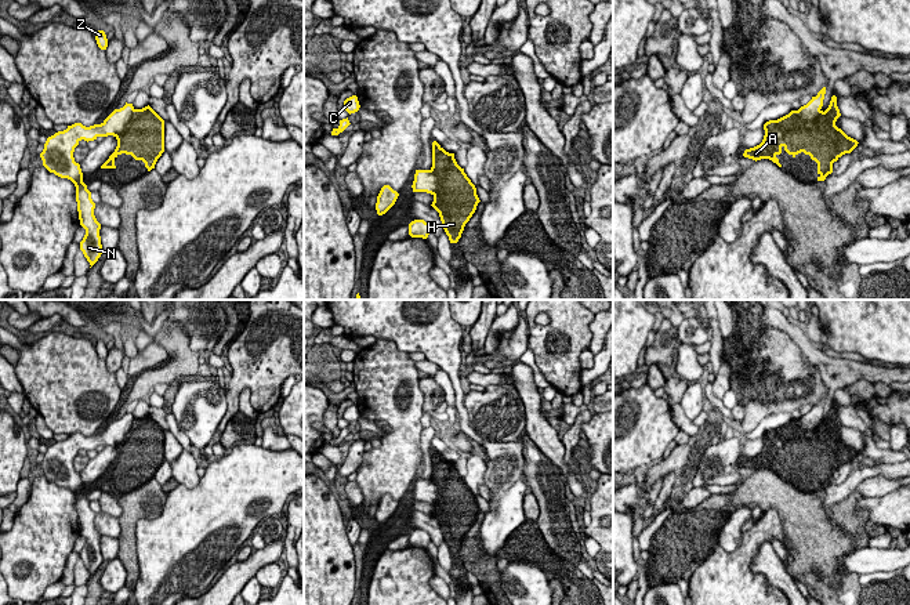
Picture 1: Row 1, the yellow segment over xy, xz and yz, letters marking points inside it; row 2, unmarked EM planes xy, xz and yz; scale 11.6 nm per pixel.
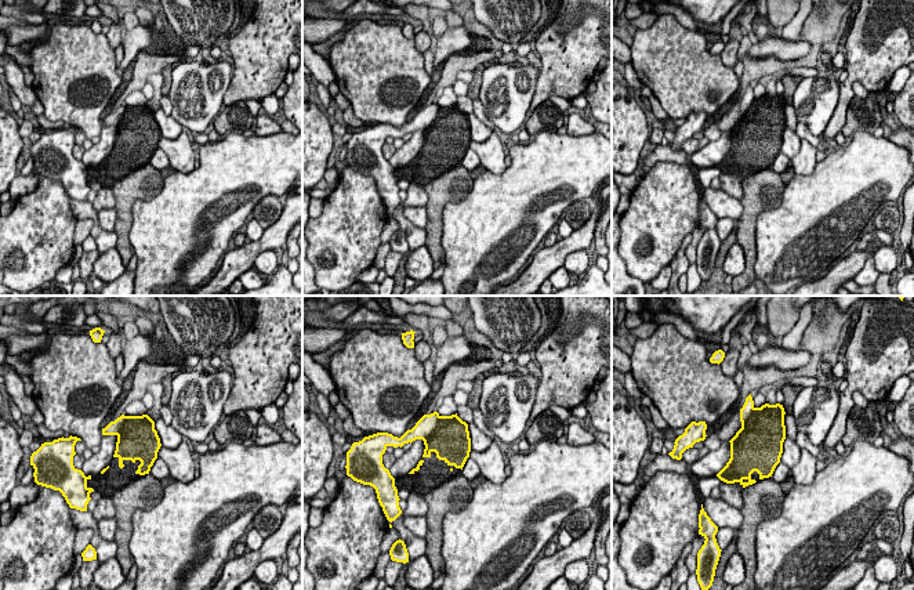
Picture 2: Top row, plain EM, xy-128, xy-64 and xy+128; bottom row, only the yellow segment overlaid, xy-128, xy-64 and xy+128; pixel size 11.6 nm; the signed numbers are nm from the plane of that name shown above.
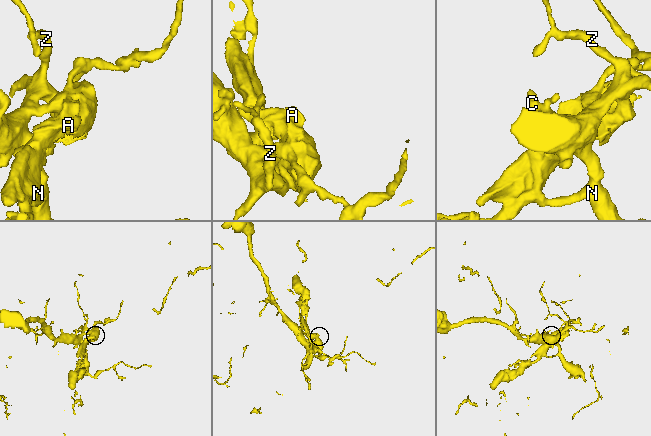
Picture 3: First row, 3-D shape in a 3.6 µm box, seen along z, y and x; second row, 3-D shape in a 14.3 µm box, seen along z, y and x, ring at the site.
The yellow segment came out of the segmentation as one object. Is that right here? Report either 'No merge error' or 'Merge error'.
No merge error

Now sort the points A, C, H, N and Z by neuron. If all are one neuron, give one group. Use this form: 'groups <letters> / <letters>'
groups A C H N Z

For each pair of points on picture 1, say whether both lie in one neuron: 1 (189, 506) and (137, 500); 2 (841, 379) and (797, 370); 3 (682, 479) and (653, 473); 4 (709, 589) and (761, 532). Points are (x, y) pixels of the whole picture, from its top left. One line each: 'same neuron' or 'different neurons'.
1: different neurons
2: different neurons
3: same neuron
4: same neuron

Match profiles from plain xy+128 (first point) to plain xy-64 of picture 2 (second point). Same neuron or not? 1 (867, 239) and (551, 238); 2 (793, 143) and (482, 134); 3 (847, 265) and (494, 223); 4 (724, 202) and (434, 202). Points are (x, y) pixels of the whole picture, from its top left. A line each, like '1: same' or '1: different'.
1: same
2: same
3: different
4: different

